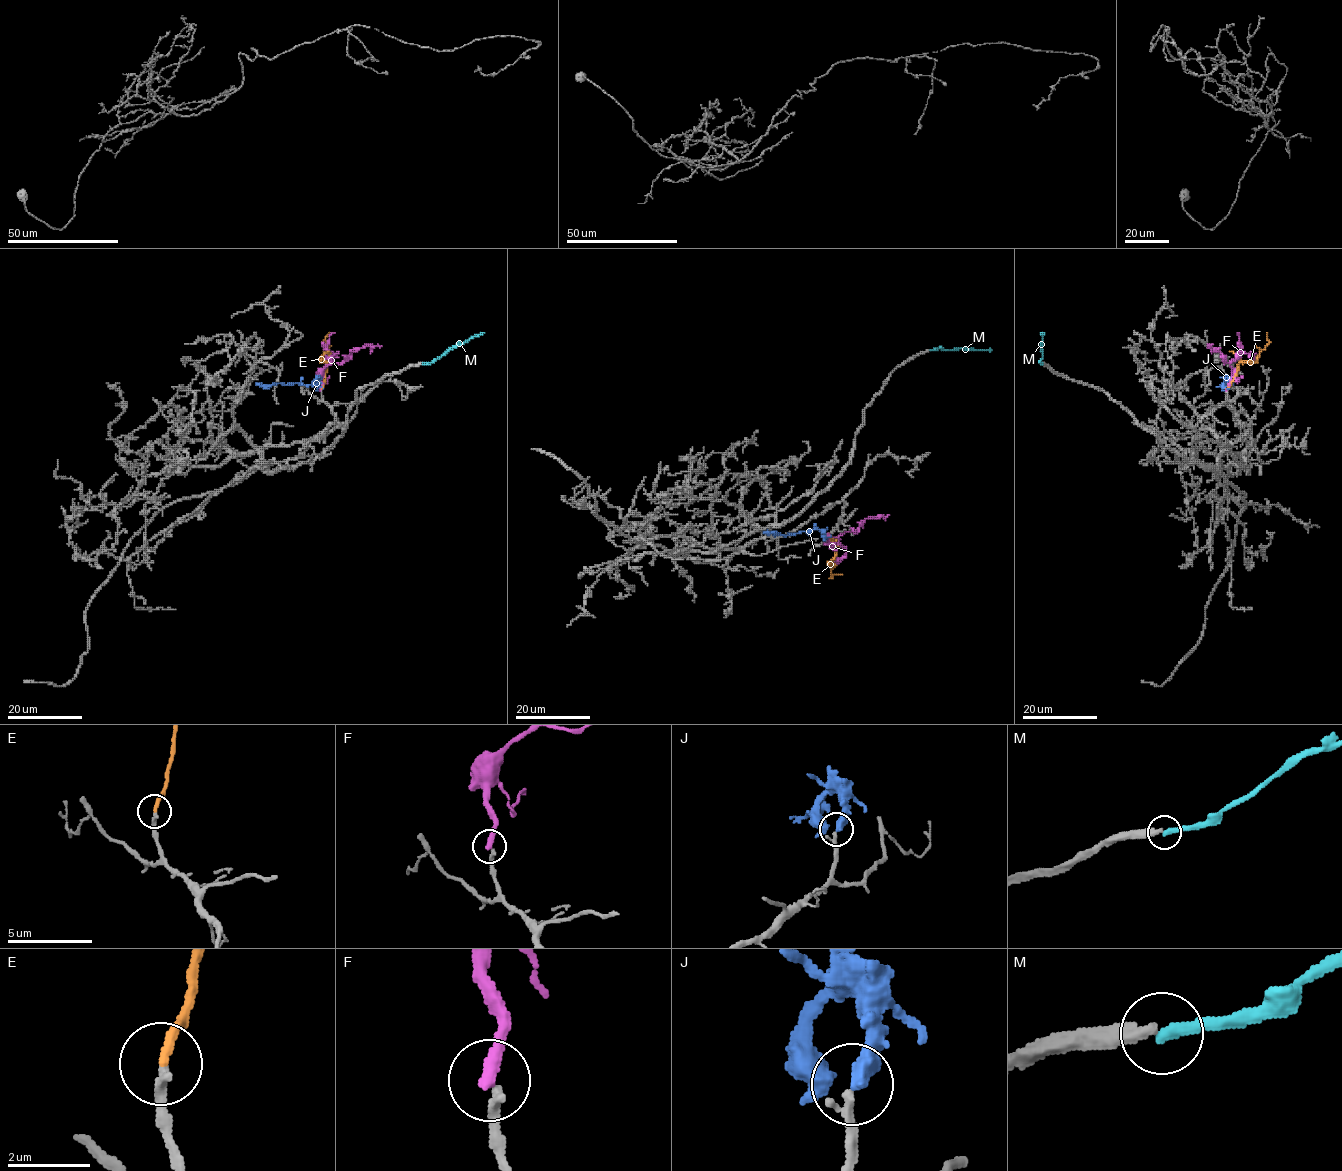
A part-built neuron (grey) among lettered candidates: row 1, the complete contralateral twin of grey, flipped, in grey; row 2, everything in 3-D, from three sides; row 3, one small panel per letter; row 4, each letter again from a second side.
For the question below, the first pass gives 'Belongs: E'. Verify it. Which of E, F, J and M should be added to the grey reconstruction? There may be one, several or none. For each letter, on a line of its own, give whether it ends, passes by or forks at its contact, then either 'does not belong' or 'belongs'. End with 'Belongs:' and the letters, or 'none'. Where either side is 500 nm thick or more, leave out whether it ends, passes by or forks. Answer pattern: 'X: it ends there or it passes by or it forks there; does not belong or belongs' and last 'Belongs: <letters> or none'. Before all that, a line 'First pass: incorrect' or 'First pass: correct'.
First pass: correct
E: it ends there; belongs
F: it ends there; does not belong
J: it ends there; does not belong
M: it ends there; does not belong
Belongs: E

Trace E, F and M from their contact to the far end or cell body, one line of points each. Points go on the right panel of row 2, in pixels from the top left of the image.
E: (1227, 389), (1237, 372), (1239, 362), (1251, 362), (1269, 343), (1266, 332)
F: (1226, 389), (1233, 370), (1227, 362), (1223, 363), (1223, 356), (1206, 345)
M: (1043, 364), (1042, 332)

